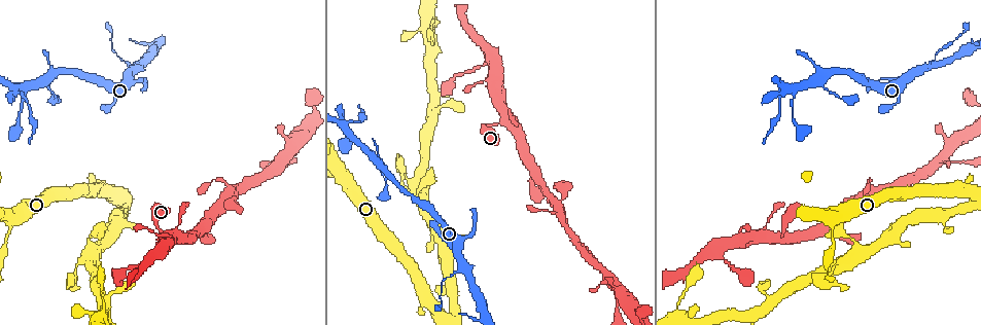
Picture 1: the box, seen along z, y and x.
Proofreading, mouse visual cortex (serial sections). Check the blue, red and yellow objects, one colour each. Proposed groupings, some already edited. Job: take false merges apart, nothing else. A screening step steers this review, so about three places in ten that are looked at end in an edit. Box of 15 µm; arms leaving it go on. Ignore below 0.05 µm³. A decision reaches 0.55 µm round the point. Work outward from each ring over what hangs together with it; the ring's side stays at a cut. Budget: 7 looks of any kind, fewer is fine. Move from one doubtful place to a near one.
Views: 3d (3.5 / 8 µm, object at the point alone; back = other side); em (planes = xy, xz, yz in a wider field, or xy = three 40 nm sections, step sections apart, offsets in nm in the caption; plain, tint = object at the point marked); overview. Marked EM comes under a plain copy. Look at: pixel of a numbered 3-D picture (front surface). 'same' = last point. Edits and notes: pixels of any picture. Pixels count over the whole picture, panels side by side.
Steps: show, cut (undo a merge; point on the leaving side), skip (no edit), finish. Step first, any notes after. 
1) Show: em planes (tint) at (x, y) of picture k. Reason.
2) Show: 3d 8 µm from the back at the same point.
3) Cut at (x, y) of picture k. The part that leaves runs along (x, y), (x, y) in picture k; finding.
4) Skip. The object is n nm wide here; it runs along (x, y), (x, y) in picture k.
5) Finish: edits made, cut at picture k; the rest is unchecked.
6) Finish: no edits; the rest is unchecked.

Show: 3d 3.5 µm at (404, 171) of picture 1. Sharp bend.

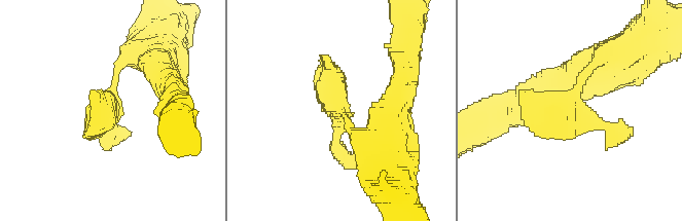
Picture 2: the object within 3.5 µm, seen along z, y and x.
Show: em xy step 2 (tint) at (573, 100) of picture 2. Shape alone is not enough.

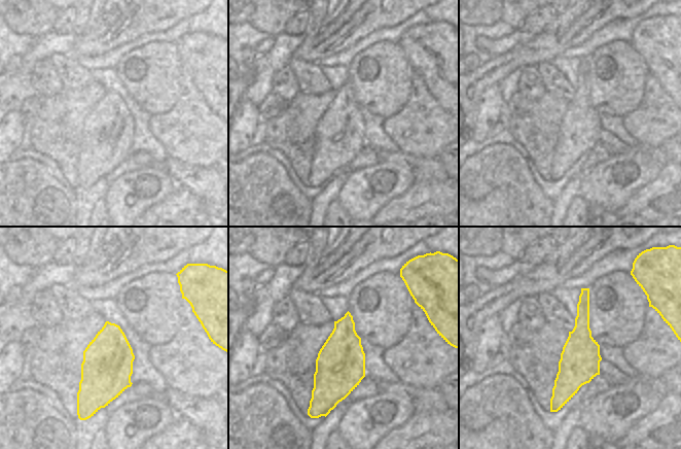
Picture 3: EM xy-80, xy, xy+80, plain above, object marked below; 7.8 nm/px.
Skip. It runs along (586, 290), (579, 365), (556, 407) in picture 3; all the same cell.

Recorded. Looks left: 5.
Show: 3d 3.5 µm at (948, 159) of picture 1. Thin arm on a thick one.

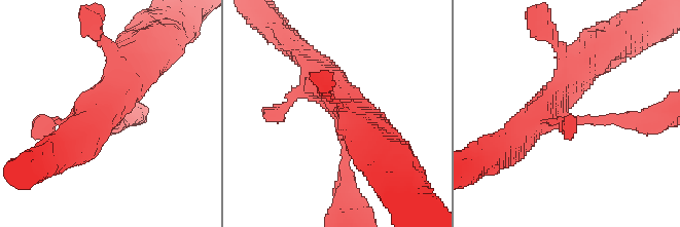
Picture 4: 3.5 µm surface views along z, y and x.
Show: em planes (tint) at (563, 116) of picture 4.

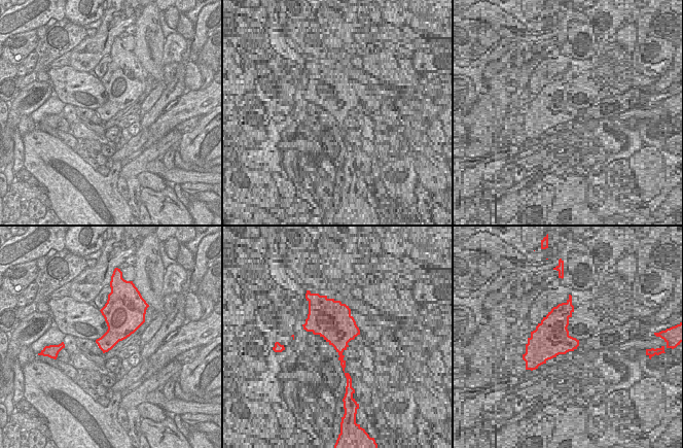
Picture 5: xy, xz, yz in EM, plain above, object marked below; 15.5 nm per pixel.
Skip. It runs along (504, 146), (539, 118), (588, 58) in picture 4; continuous, no second cell.

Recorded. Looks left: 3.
Show: 3d 8 µm at (14, 86) of picture 1. Four-way junction.

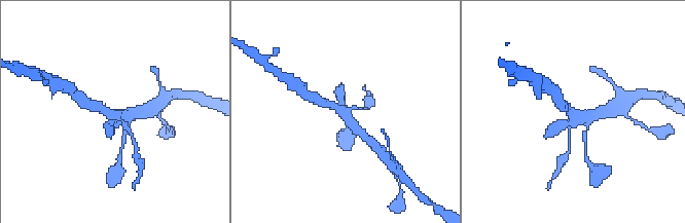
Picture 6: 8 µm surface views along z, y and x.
Show: em xy step 3 (tint) at (578, 117) of picture 6. 4 arms meet here; the arms are 150, 250, 300, 350 nm wide.

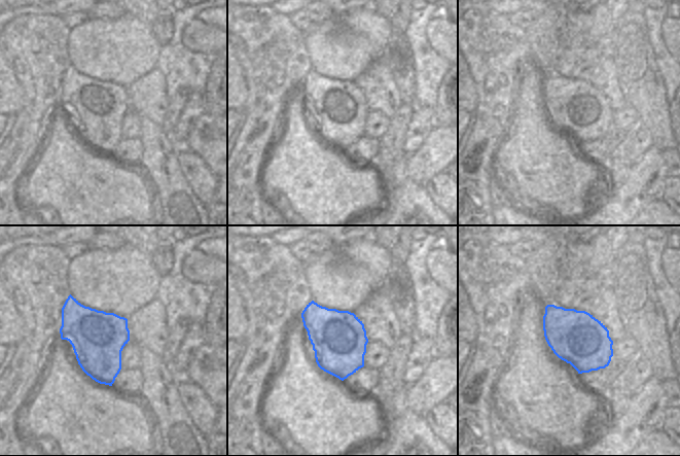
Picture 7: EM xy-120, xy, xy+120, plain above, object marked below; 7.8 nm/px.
Cut at (367, 105) of picture 6. The part that leaves runs along (118, 116), (131, 133), (138, 155) in picture 6; two cells meet here.

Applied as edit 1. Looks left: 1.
Finish: edits made, cut at picture 6; the rest is unchecked.

